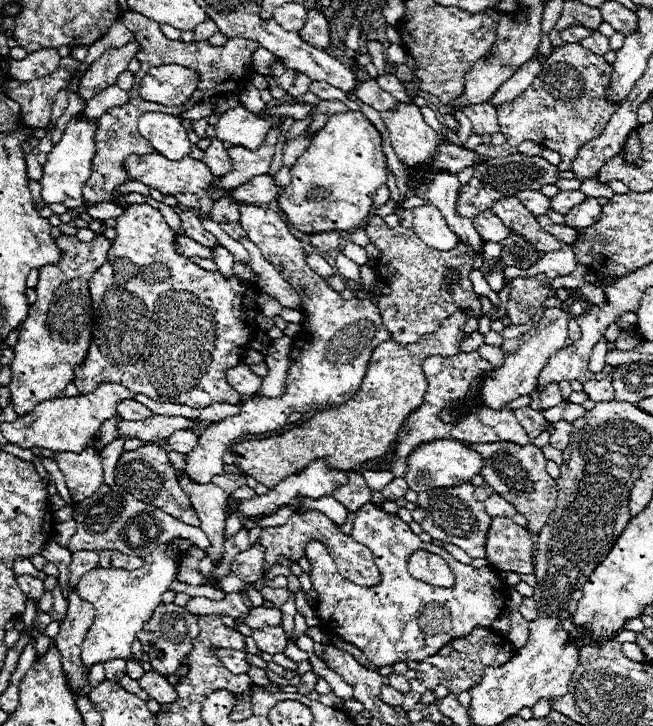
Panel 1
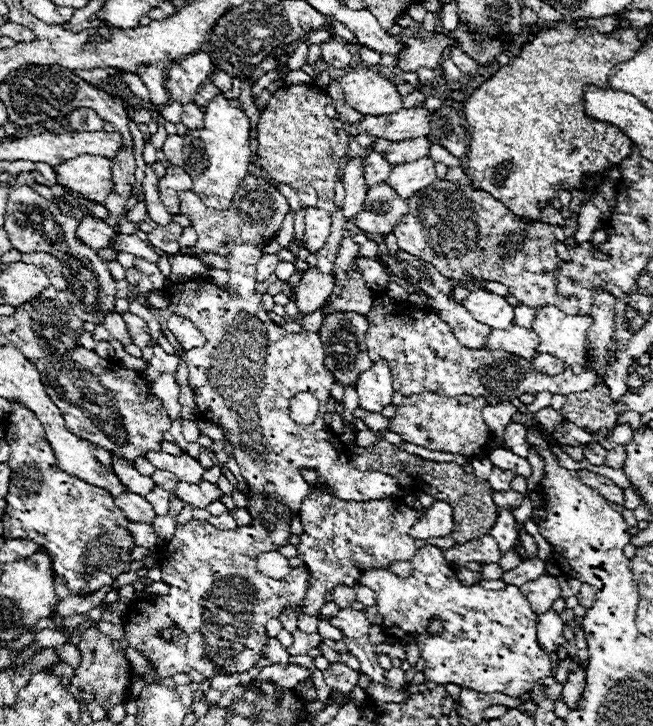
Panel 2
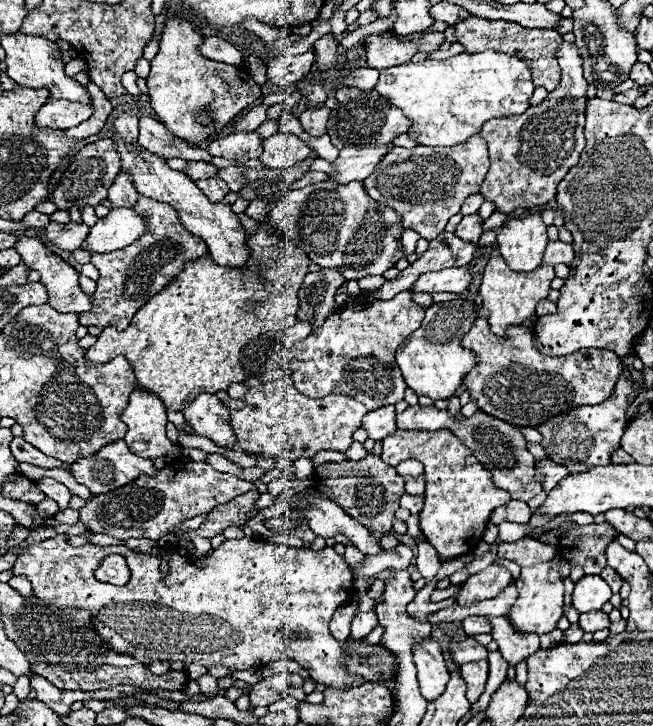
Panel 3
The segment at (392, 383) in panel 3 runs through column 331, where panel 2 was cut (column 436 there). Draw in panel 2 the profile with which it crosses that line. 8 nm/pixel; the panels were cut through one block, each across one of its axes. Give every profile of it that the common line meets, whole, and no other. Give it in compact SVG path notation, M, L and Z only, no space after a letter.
M378 294L374 298L374 306L370 310L368 322L370 322L370 330L366 332L366 344L368 344L368 354L370 360L376 362L380 358L388 360L390 366L390 374L392 374L392 388L398 390L402 396L410 396L410 394L420 394L420 392L434 392L438 396L460 396L460 394L468 394L468 396L486 396L490 400L490 404L498 404L498 402L512 402L514 398L518 398L524 392L550 392L550 394L572 394L572 392L582 392L592 388L598 382L596 372L582 372L582 374L574 374L572 368L566 368L562 374L558 376L546 376L534 370L534 366L520 358L520 356L512 356L508 352L492 352L492 350L468 350L464 346L460 346L456 342L456 338L452 336L452 330L446 326L446 322L442 322L436 314L432 312L420 312L414 308L414 304L396 304L392 298L388 298L386 294Z

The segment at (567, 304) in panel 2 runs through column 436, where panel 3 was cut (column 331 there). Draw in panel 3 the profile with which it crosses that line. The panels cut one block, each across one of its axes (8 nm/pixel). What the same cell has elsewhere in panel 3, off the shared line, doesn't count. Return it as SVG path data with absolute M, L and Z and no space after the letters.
M332 180L310 184L302 190L292 190L284 198L280 198L274 208L270 210L270 224L292 244L304 250L304 254L318 266L322 268L332 268L338 270L346 282L358 280L364 276L380 276L382 272L394 268L394 264L404 258L404 248L402 248L402 220L400 216L388 208L386 204L380 204L372 200L366 192L364 196L364 182L362 184L336 184Z

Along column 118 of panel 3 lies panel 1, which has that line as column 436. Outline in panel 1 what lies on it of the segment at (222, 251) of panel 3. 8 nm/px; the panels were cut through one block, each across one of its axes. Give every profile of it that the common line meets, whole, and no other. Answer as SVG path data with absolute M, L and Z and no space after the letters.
M400 104L396 112L382 112L382 122L388 128L390 144L406 172L412 172L420 164L432 166L432 156L438 152L440 140L424 122L418 106Z

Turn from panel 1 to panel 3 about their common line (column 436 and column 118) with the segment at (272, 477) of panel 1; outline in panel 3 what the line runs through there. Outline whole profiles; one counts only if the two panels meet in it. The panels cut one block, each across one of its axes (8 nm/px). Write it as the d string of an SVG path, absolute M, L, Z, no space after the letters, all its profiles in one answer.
M268 220L260 222L256 234L248 236L246 248L252 252L248 258L250 268L218 266L210 256L184 262L182 272L136 312L126 330L106 326L98 336L98 342L88 348L86 358L90 362L108 362L120 354L126 356L136 372L140 388L158 394L164 406L176 412L186 408L200 392L216 394L232 382L260 378L268 370L278 370L278 364L282 362L282 334L288 326L296 324L294 314L298 310L300 280L308 274L310 260L298 246L272 228Z

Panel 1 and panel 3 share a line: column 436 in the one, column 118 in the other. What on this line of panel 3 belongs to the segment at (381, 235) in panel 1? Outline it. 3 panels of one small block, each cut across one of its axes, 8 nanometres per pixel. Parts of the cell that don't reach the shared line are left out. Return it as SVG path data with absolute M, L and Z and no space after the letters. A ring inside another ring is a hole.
M138 196L136 206L142 206L142 216L150 222L150 230L134 240L128 248L108 252L108 254L92 254L90 262L100 270L100 278L96 280L96 292L90 296L92 312L82 312L80 324L82 326L116 326L120 330L128 328L132 316L152 298L168 280L180 274L182 262L200 258L208 252L204 240L188 232L176 214L174 208L160 200L150 200L148 196ZM158 206L158 208L154 208Z

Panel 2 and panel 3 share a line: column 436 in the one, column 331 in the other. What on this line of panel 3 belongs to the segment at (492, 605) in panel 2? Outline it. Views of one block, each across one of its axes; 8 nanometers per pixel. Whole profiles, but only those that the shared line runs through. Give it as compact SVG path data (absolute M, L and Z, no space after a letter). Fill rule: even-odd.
M64 534L56 538L38 542L30 546L24 554L20 554L14 564L16 576L28 576L34 588L34 596L58 606L58 608L88 608L92 612L92 624L96 630L116 652L128 652L128 656L136 656L142 664L154 662L186 662L186 664L202 664L208 670L214 666L224 666L230 672L258 668L270 662L278 662L282 658L294 658L304 670L310 672L314 682L322 682L326 686L360 686L364 682L384 682L390 690L396 684L396 656L388 652L384 646L370 646L364 640L338 642L332 638L328 624L336 608L352 596L352 572L344 558L340 558L334 548L322 548L318 552L308 548L292 548L292 546L276 546L276 544L260 544L254 538L226 540L218 550L214 550L204 568L196 568L192 558L184 558L172 550L170 556L172 572L164 576L160 572L160 556L148 556L134 552L124 546L70 546L64 540ZM120 554L126 558L128 568L132 572L130 582L124 586L112 586L98 582L94 578L100 562L110 556ZM124 604L124 606L118 606ZM344 646L348 652L344 654Z

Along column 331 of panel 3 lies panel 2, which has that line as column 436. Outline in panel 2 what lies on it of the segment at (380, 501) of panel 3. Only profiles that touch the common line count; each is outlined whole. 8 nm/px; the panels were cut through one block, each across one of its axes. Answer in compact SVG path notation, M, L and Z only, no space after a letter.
M378 438L370 448L358 448L352 446L348 452L348 462L360 470L378 470L388 476L392 476L396 482L410 486L412 490L428 492L434 496L434 500L448 500L454 508L454 520L456 528L452 530L452 540L456 544L466 544L474 538L480 538L490 532L490 528L496 522L496 510L498 506L492 502L492 488L486 480L476 478L474 474L466 474L462 466L458 464L446 464L446 462L428 462L420 456L412 456L404 450L398 450L394 444Z

